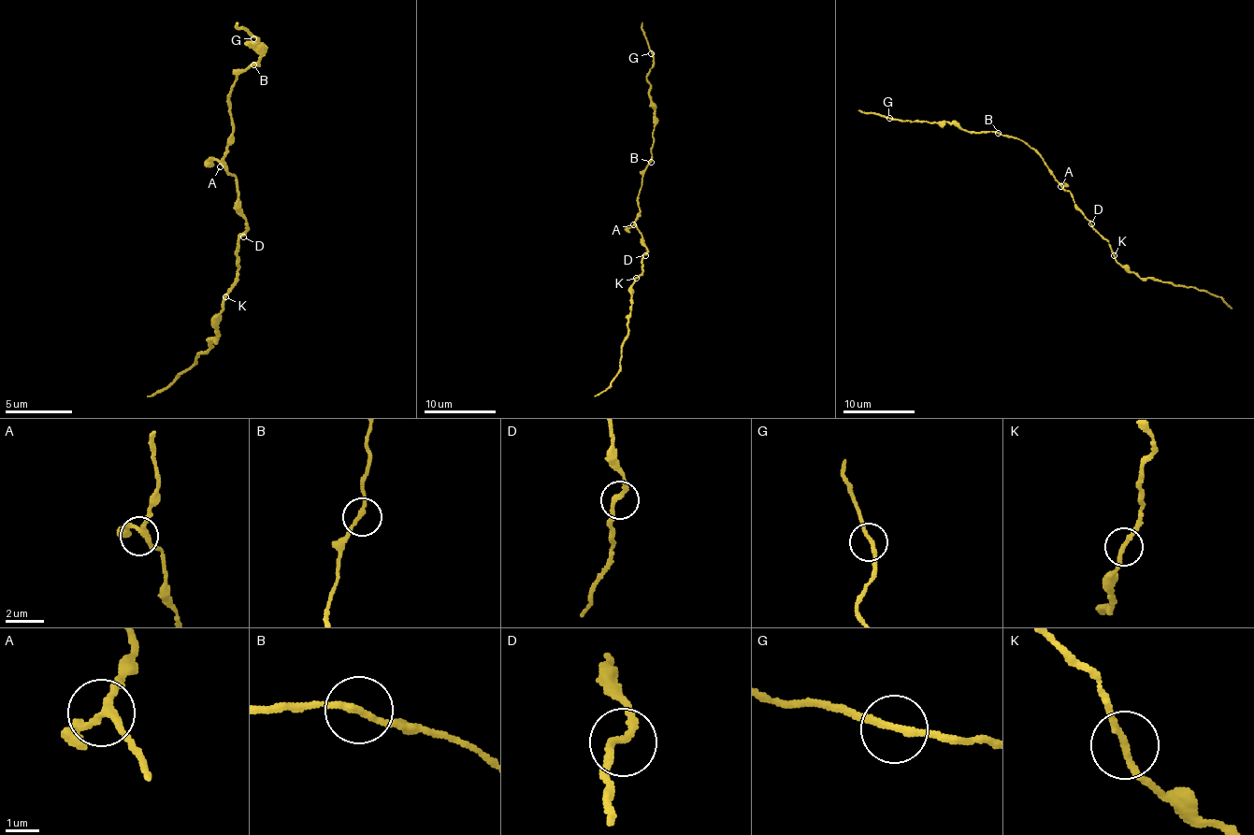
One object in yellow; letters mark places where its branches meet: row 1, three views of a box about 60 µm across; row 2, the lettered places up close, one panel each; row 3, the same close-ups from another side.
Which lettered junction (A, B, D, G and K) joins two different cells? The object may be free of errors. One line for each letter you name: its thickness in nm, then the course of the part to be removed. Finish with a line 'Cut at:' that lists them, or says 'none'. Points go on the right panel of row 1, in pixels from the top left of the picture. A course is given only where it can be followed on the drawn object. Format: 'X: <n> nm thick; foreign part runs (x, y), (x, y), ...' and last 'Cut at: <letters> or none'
Cut at: none

